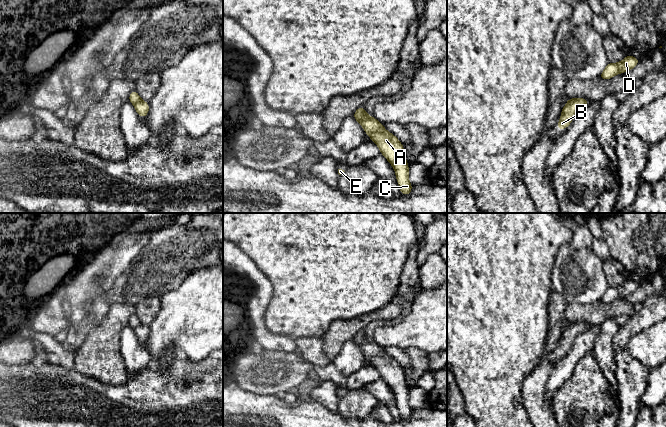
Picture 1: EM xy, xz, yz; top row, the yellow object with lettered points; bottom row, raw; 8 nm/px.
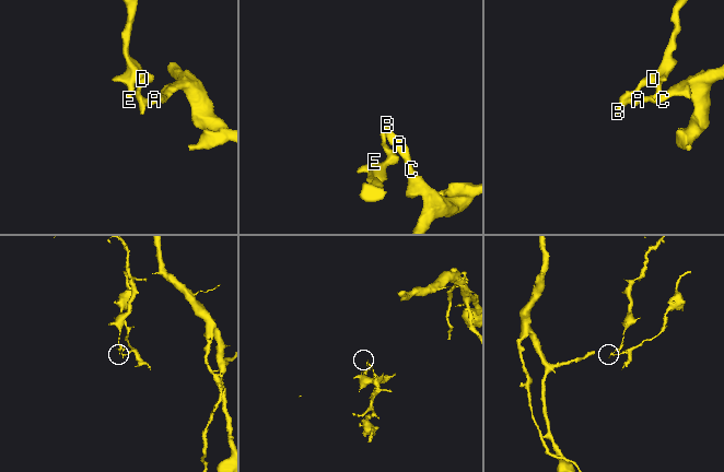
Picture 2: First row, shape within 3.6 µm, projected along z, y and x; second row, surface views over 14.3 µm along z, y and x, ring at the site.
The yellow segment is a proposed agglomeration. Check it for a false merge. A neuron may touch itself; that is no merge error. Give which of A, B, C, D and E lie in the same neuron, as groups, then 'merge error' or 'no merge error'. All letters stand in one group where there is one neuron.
A B C / D E; merge error

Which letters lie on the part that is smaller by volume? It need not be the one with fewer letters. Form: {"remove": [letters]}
{"remove": ["A", "B", "C"]}

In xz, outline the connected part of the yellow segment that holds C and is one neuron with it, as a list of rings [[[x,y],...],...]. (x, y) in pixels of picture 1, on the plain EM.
[[[366,336],[362,340],[361,350],[365,357],[378,370],[381,378],[388,384],[395,394],[396,404],[400,411],[400,417],[410,419],[412,408],[409,405],[405,374],[396,360],[388,356],[382,347]]]

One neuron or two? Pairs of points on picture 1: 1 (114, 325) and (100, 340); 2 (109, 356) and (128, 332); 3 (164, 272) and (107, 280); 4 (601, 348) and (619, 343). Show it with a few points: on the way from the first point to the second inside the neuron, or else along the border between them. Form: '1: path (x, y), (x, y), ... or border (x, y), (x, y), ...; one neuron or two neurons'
1: path (110, 329), (104, 336); one neuron
2: border (128, 324), (121, 330), (121, 357), (125, 365); two neurons
3: border (131, 262), (113, 284), (99, 296); two neurons
4: border (620, 327), (612, 340), (615, 368); two neurons

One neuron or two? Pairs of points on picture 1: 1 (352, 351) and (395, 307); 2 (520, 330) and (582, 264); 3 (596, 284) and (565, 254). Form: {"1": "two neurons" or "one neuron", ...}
{"1": "two neurons", "2": "two neurons", "3": "one neuron"}

